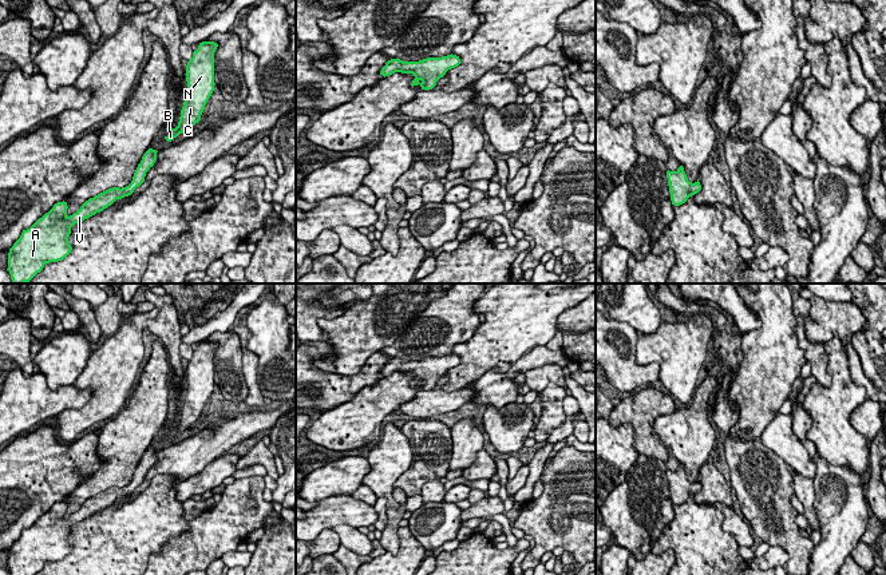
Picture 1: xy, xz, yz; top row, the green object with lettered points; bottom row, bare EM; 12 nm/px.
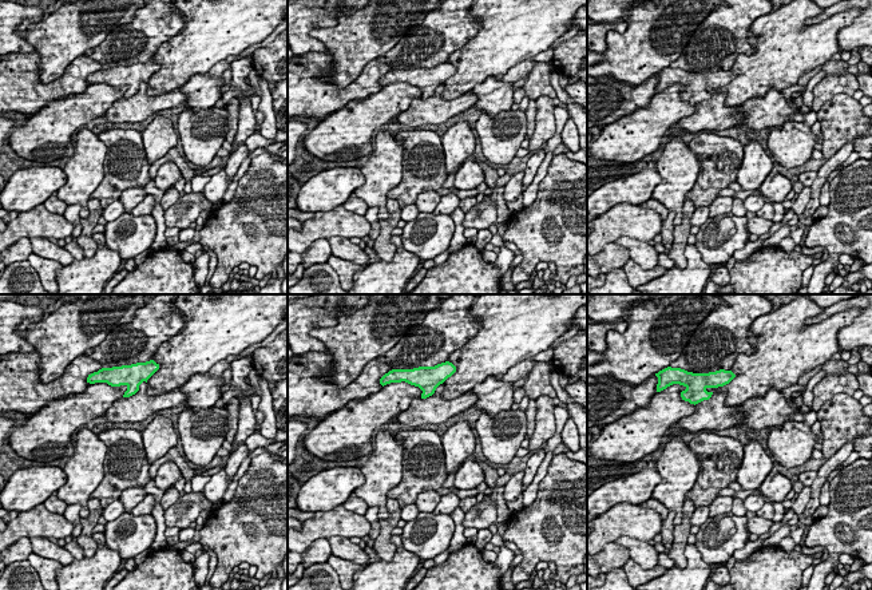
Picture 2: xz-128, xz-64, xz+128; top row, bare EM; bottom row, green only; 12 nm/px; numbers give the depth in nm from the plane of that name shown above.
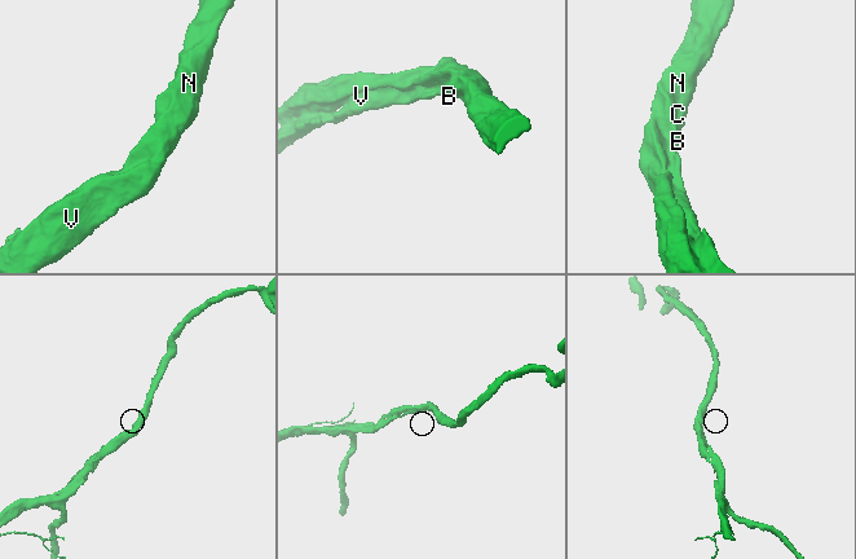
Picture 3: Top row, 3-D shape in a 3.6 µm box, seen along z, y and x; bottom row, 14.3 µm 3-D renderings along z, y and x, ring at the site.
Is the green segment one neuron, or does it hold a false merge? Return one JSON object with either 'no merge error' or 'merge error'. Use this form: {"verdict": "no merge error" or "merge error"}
{"verdict": "no merge error"}

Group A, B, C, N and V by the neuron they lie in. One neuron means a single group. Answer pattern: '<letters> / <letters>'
A B C N V

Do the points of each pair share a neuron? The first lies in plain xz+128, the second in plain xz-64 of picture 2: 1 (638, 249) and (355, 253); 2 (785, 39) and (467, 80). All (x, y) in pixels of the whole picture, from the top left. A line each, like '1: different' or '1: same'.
1: same
2: same

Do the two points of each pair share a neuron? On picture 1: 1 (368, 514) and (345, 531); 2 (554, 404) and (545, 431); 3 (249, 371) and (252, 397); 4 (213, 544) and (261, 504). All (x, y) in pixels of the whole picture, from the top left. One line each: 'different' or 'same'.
1: different
2: same
3: same
4: same

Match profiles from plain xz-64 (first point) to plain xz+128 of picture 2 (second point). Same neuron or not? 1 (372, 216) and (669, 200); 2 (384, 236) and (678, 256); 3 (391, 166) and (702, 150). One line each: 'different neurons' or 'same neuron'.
1: different neurons
2: same neuron
3: different neurons

